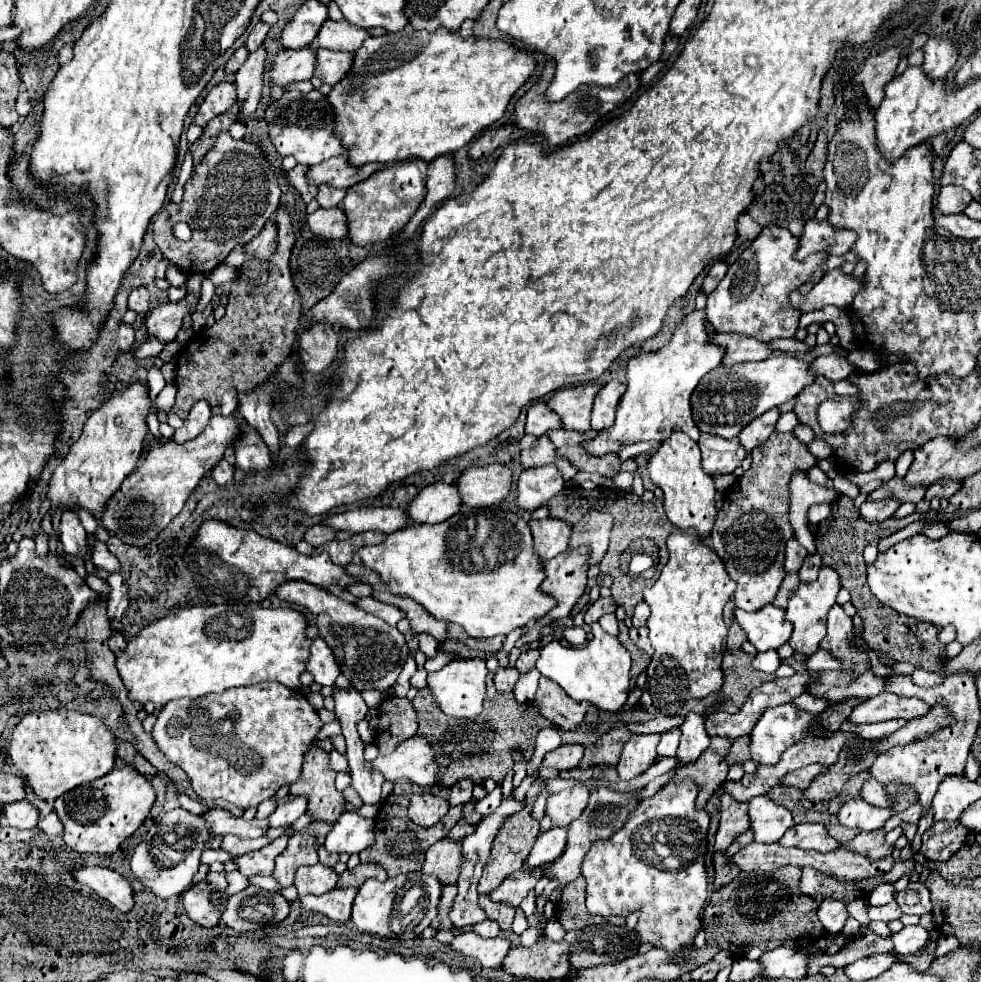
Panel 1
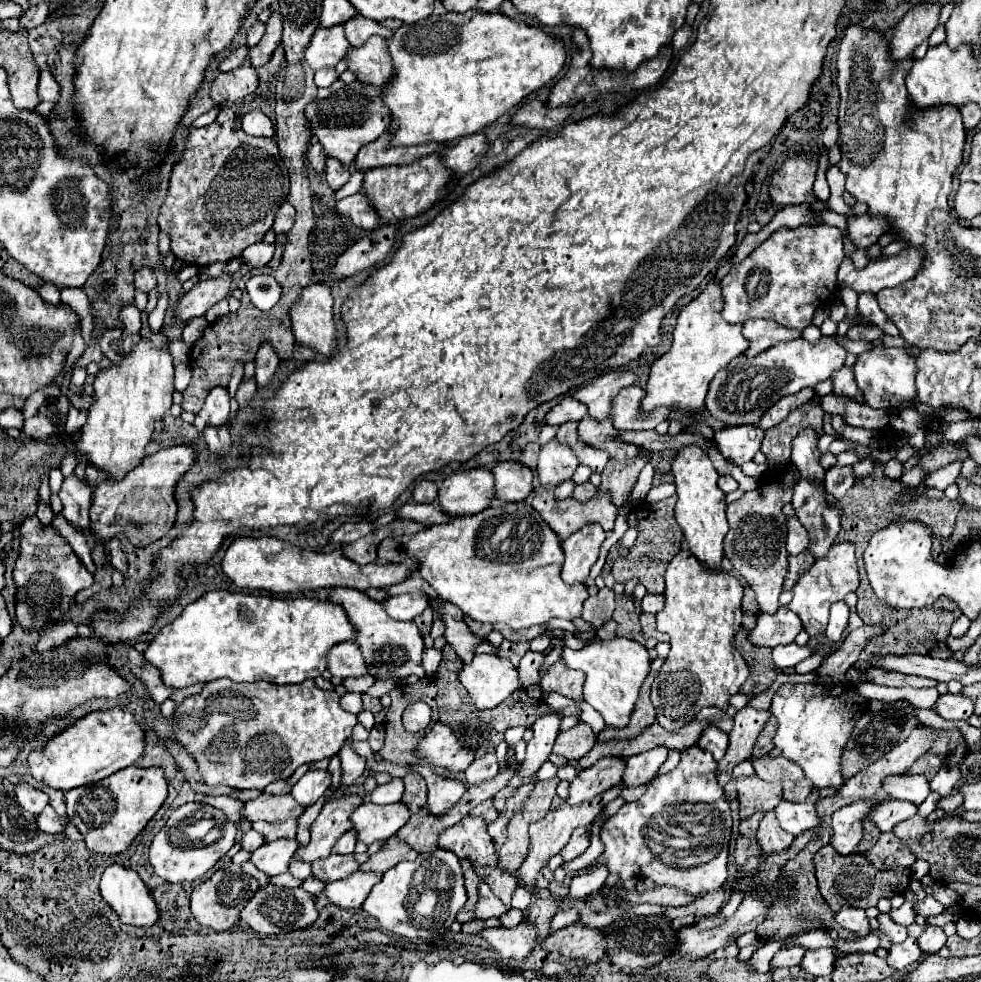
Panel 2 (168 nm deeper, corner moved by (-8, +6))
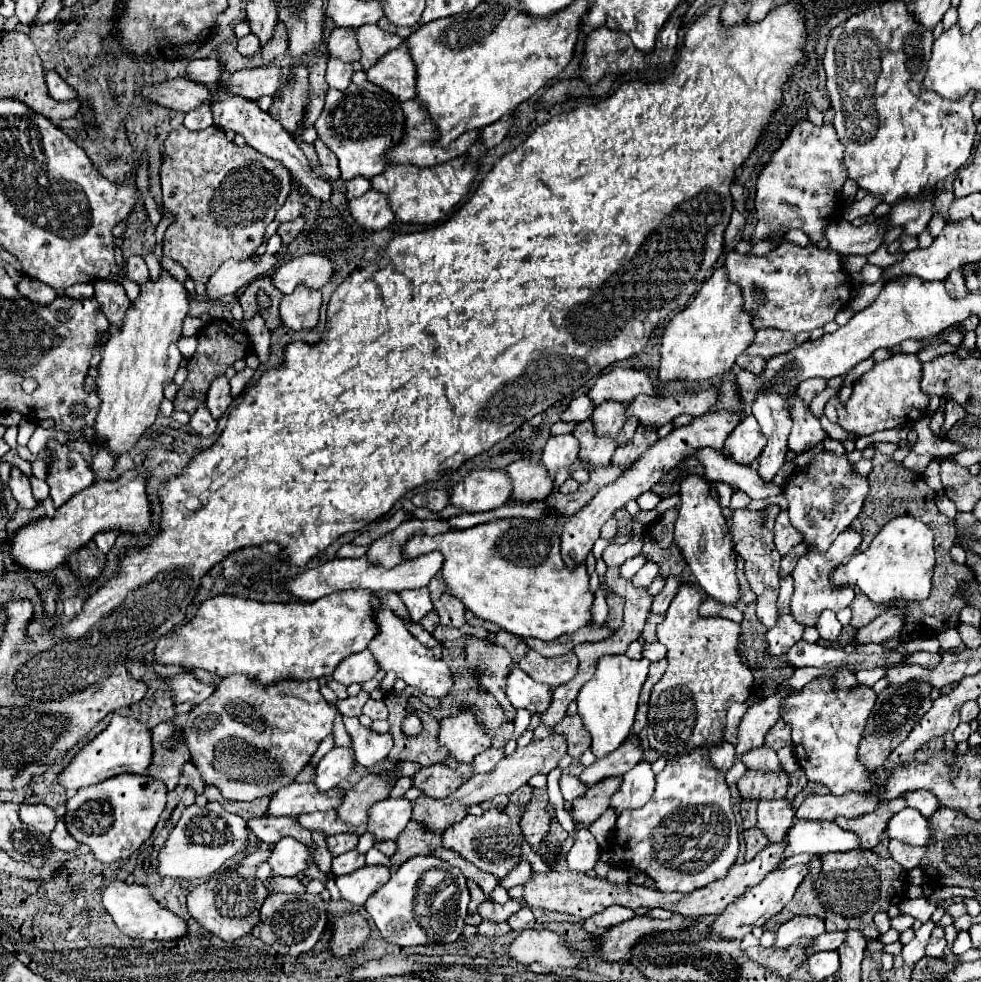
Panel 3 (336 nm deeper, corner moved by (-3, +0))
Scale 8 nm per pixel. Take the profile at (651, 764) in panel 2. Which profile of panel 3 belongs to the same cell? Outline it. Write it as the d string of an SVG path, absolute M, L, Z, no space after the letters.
M640 761L638 765L634 765L624 777L622 777L622 785L620 789L614 793L612 797L612 807L620 813L622 809L630 809L630 807L638 807L644 805L652 793L654 793L654 771L652 765L646 761Z

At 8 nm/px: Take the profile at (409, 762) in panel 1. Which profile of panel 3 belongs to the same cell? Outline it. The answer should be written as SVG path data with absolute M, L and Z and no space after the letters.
M468 711L440 721L438 743L446 747L448 757L456 763L472 763L478 753L490 747L490 739L486 739L476 717Z

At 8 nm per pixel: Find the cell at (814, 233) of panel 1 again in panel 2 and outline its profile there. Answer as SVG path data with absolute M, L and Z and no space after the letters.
M879 215L849 217L849 239L859 249L867 249L875 245L879 237L885 233L887 233L887 219L879 219Z

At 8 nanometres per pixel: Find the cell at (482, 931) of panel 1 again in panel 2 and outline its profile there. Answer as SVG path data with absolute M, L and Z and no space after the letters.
M509 909L505 915L499 917L499 921L501 921L503 927L517 927L517 925L523 921L523 911L519 911L519 909Z

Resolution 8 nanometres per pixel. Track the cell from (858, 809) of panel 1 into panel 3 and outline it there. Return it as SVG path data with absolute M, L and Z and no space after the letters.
M906 807L898 811L886 825L886 833L890 839L898 839L906 845L926 845L930 841L930 829L926 817L918 811Z

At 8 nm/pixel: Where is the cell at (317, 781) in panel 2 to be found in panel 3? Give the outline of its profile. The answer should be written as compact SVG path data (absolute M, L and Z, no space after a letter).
M334 747L320 759L312 783L318 787L320 793L326 793L328 789L334 789L338 783L342 783L352 773L352 767L354 753L350 749Z

